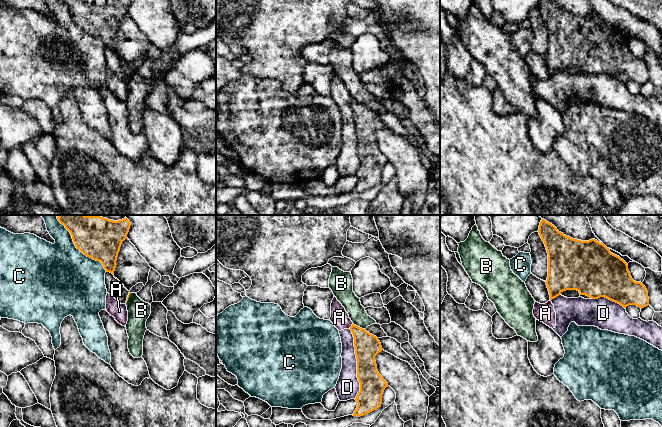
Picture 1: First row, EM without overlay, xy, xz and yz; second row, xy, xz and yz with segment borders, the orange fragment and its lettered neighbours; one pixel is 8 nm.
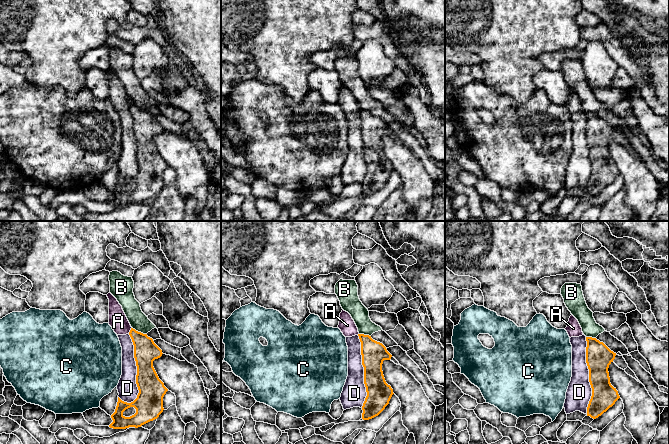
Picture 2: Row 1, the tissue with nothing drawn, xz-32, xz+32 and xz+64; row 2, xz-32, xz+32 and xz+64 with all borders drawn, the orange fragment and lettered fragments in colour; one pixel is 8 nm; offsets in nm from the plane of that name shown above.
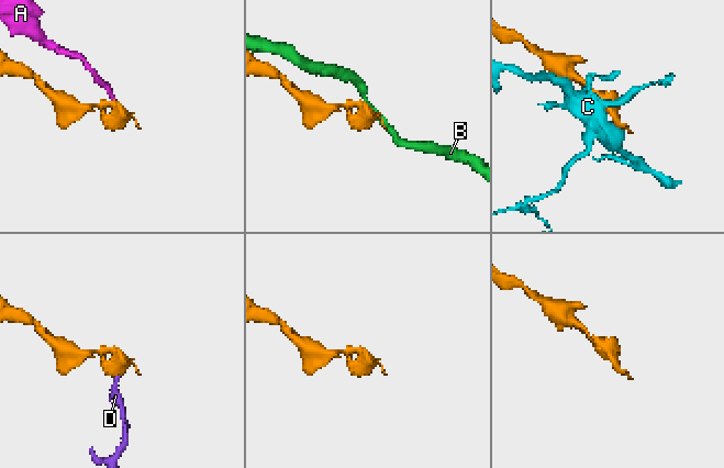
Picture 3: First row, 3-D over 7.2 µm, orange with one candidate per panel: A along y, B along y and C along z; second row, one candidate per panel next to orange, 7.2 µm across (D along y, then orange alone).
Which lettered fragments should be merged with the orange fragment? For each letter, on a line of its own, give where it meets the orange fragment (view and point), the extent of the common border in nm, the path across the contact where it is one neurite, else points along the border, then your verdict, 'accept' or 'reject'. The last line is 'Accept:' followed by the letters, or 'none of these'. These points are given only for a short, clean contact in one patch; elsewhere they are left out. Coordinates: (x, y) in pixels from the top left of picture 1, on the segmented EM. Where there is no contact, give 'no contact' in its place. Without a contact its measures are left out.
A: contact xz (352, 325); length 50 nm; border xz (352, 323), (349, 327); reject
B: contact xz (359, 327); length 120 nm; reject
C: contact xy (78, 248); length 600 nm; reject
D: contact xz (357, 363); length 550 nm; reject
Accept: none of these

